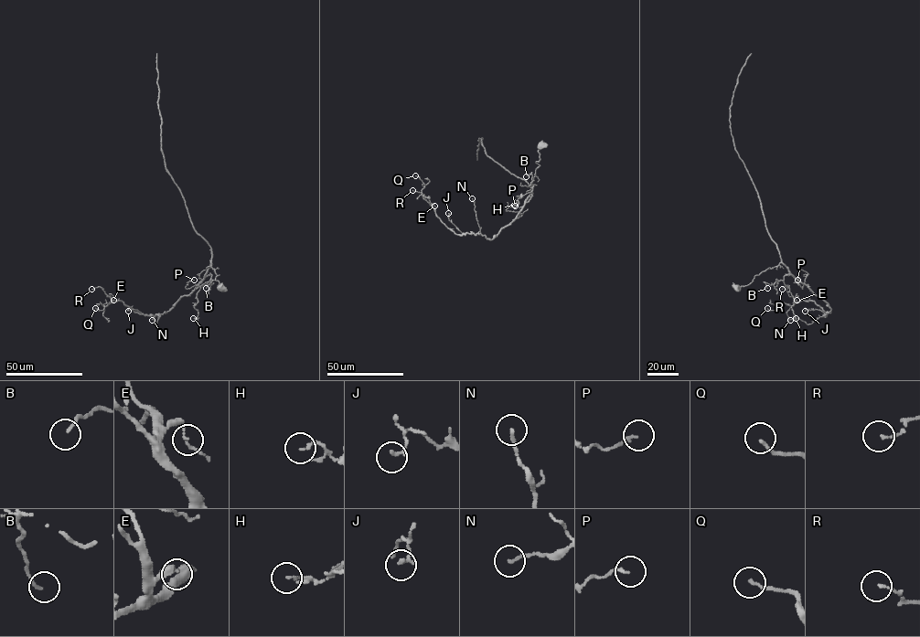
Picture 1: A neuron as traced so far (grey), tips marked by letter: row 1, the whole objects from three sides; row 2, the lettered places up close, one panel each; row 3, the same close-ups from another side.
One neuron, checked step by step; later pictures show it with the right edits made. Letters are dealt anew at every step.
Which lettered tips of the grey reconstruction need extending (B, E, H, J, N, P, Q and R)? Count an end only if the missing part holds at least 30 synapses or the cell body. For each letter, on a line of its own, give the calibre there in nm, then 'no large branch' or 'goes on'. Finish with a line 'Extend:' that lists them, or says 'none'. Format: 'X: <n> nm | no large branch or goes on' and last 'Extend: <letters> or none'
B: 120 nm | no large branch
E: 90 nm | no large branch
H: 120 nm | no large branch
J: 160 nm | no large branch
N: 140 nm | no large branch
P: 110 nm | no large branch
Q: 130 nm | no large branch
R: 120 nm | no large branch
Extend: none

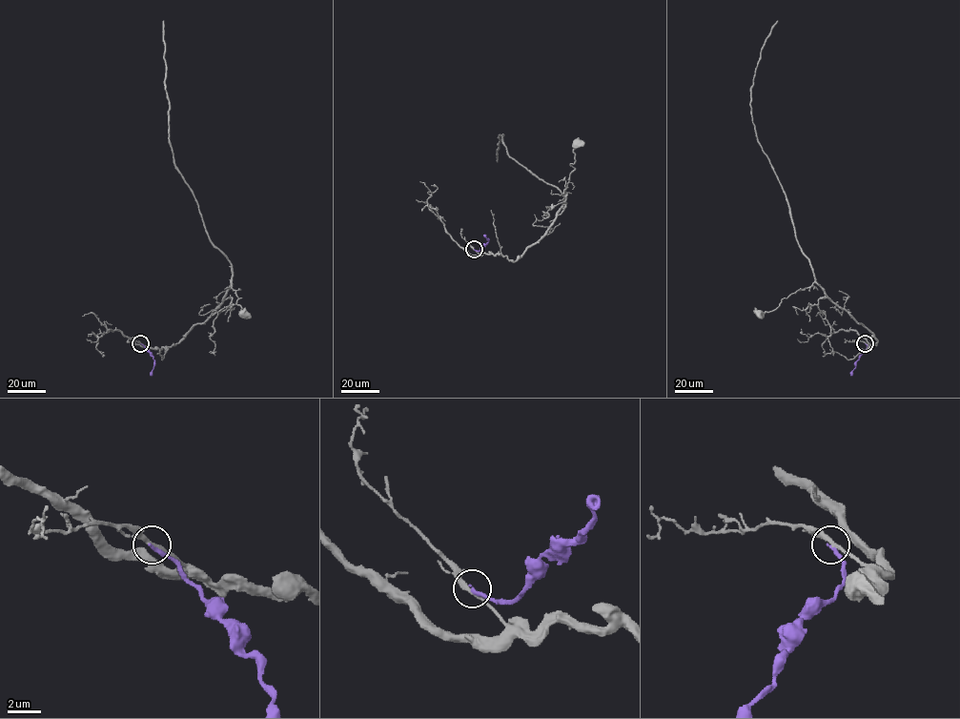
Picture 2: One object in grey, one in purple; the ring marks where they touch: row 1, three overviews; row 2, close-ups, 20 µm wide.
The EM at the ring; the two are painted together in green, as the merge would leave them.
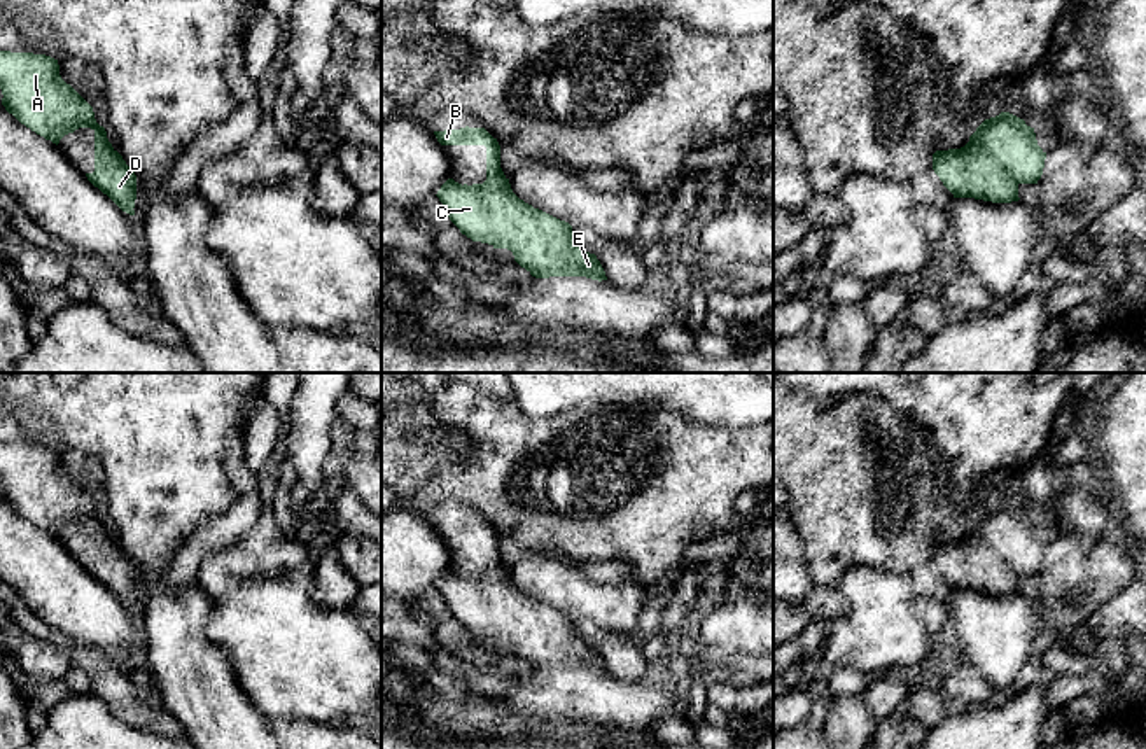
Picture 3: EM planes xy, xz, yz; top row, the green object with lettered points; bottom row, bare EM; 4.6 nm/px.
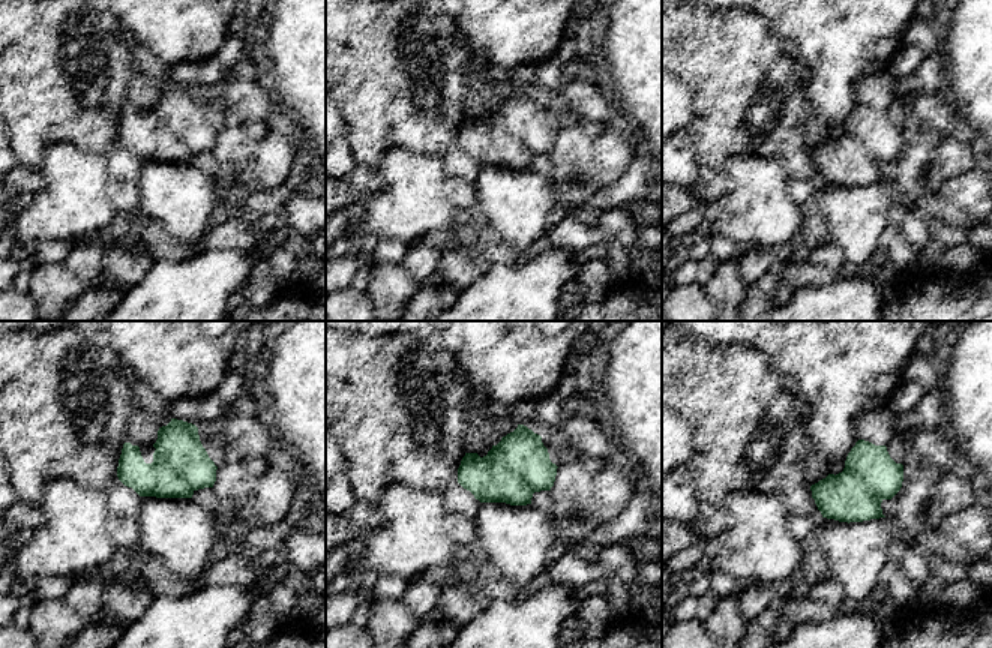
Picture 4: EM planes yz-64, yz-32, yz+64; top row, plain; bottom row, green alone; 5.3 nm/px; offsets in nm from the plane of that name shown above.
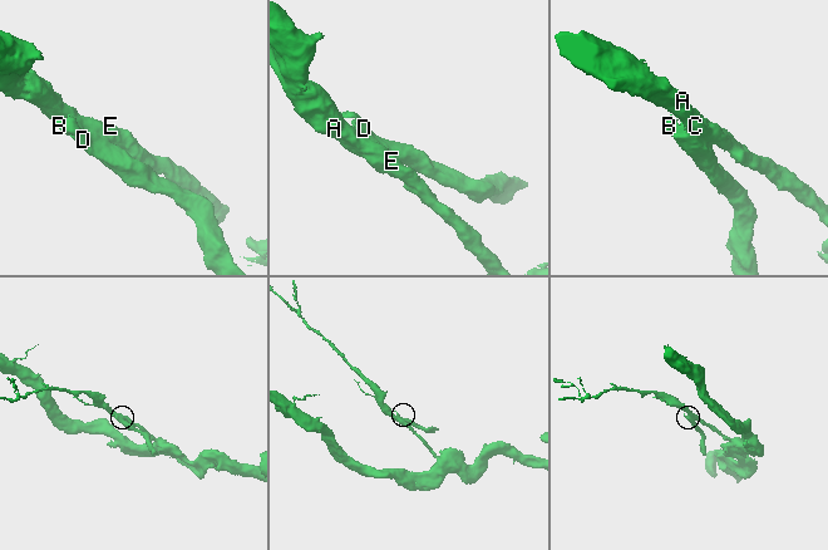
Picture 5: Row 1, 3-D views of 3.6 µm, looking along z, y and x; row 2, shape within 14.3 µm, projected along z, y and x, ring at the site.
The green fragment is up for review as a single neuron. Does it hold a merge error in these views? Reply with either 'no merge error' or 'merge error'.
merge error

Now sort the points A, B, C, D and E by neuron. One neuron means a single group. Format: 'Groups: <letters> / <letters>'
Groups: A C E / B D

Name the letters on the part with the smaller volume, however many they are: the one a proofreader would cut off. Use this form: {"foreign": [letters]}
{"foreign": ["B", "D"]}

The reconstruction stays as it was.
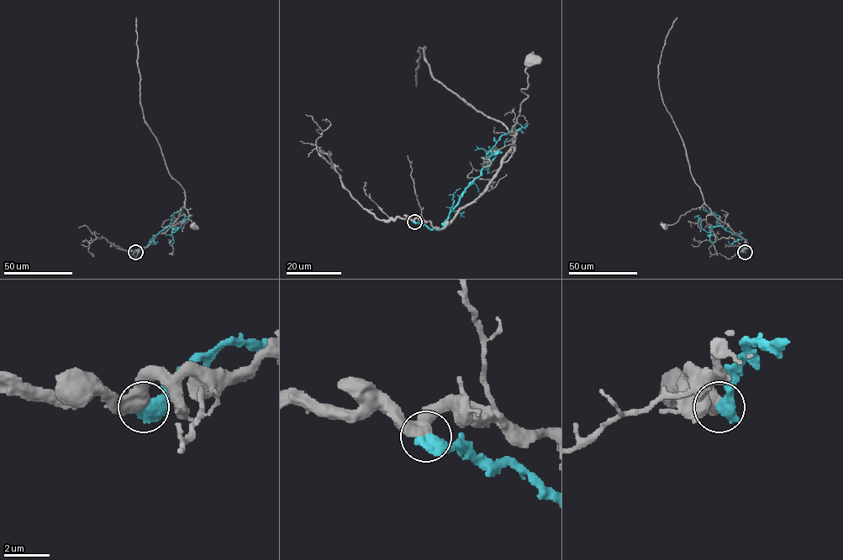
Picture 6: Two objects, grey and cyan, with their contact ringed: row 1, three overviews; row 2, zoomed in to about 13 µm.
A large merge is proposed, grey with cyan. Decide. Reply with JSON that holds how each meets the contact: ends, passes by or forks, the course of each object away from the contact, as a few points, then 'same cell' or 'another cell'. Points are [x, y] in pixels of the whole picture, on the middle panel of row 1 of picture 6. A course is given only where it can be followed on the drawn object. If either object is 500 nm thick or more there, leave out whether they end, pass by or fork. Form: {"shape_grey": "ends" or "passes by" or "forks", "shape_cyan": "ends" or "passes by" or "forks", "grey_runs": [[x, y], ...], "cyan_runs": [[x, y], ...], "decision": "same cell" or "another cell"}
{"grey_runs": [[414, 221], [423, 218], [442, 229], [490, 182], [512, 147], [530, 60]], "cyan_runs": [[414, 221], [431, 229], [443, 227], [463, 191], [487, 163], [491, 148], [502, 135], [522, 127], [513, 119]], "decision": "another cell"}

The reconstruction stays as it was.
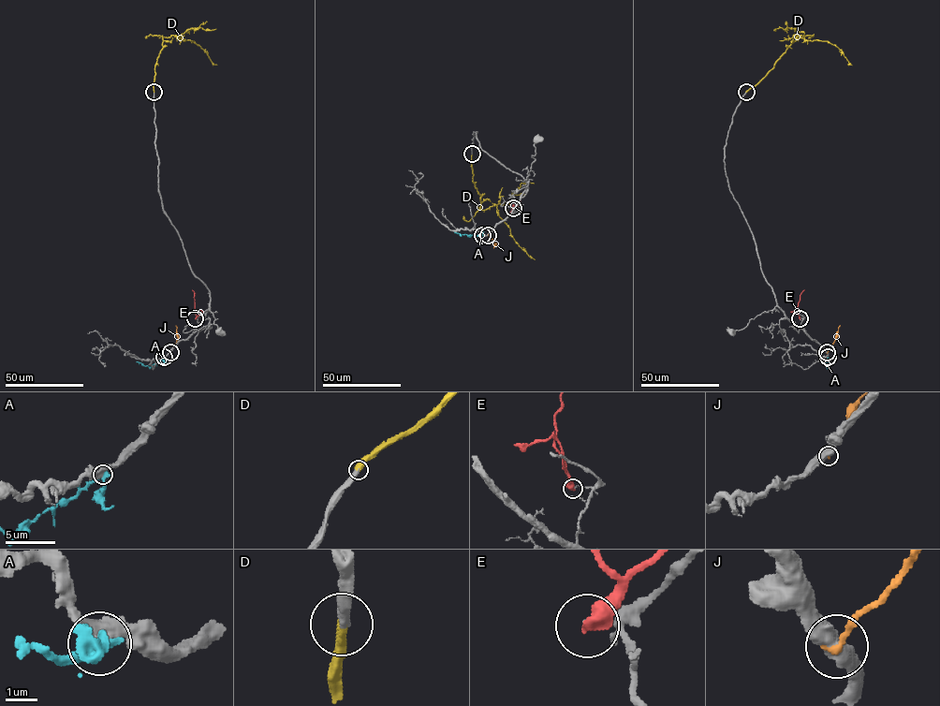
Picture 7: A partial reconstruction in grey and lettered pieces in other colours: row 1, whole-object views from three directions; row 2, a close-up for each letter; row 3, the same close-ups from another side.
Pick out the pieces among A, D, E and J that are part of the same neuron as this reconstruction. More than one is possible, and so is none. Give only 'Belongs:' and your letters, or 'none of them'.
Belongs: D

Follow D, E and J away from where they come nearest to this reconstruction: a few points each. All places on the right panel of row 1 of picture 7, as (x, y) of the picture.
D: (746, 92), (773, 67), (792, 43), (802, 37), (799, 35), (805, 39), (835, 45), (852, 65)
E: (800, 318), (797, 306), (804, 290)
J: (827, 353), (840, 325)

